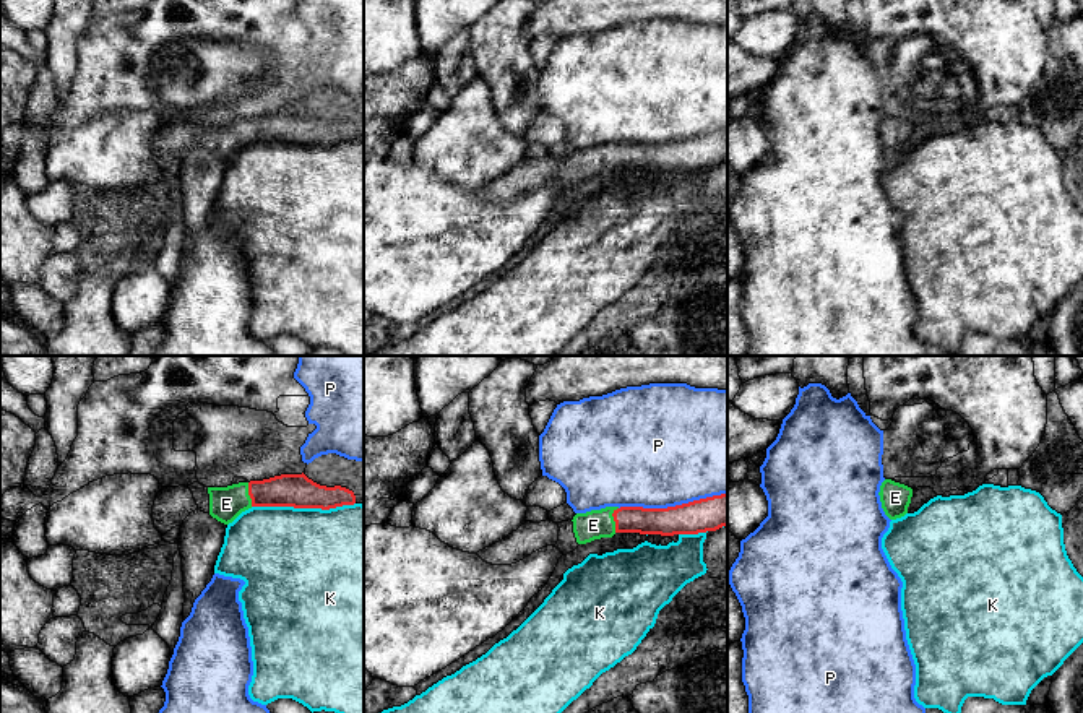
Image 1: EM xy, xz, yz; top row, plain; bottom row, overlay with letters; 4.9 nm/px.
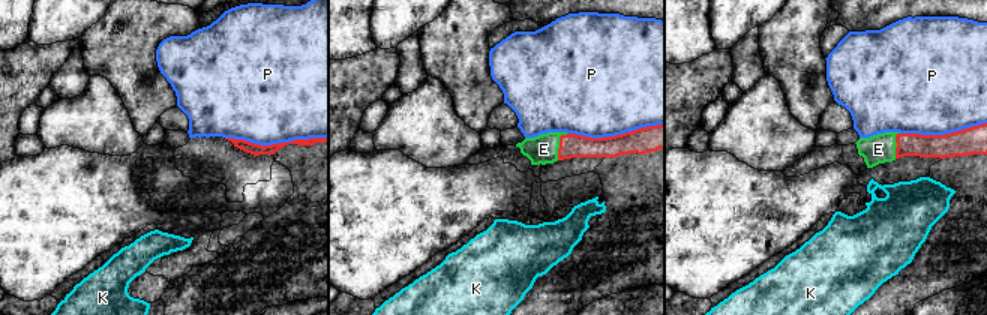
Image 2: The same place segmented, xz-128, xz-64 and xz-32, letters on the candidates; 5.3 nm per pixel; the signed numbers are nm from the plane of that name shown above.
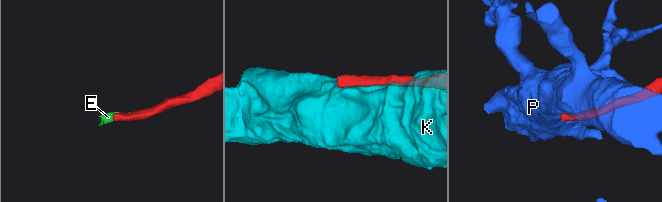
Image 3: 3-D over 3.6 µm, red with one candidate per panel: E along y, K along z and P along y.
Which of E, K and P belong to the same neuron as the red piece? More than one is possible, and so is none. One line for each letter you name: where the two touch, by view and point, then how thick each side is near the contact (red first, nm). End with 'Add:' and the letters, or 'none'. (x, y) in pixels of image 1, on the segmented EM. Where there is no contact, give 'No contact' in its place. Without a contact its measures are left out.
E: Touches red at xz (614, 520). Thickness 140 nm (red) against 140 nm
Add: E

